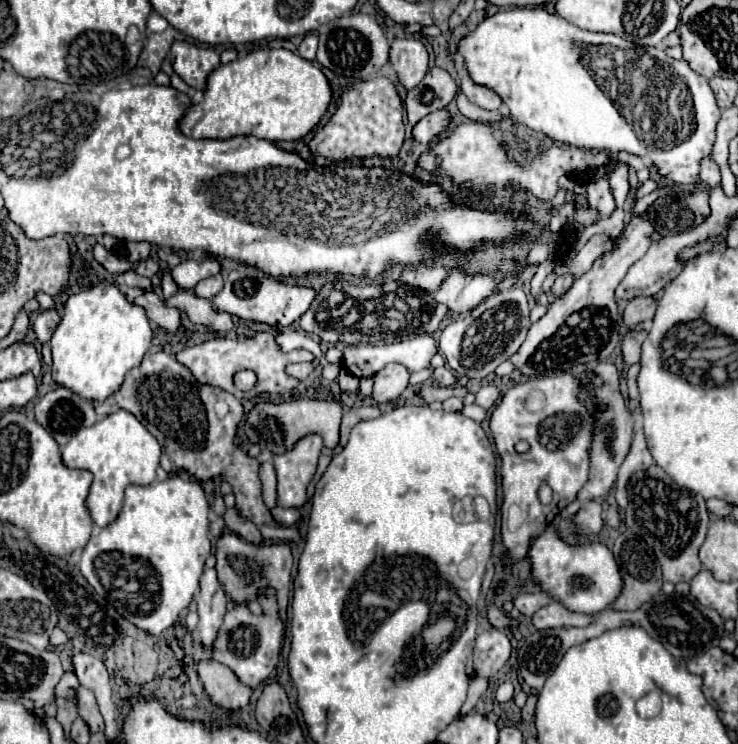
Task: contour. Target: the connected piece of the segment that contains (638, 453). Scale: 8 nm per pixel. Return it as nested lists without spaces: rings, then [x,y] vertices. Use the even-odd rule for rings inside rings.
[[[637,430],[635,432],[635,438],[633,438],[633,444],[631,444],[631,450],[619,470],[619,478],[615,482],[615,500],[621,508],[621,512],[625,510],[627,506],[627,494],[625,494],[625,484],[631,476],[631,472],[637,472],[637,470],[643,470],[647,466],[653,464],[653,456],[647,448],[647,442],[645,442],[645,436],[643,436],[643,430]]]

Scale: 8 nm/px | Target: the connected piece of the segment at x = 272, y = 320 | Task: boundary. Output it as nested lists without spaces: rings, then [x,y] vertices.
[[[241,266],[227,274],[223,290],[217,296],[213,296],[211,302],[215,310],[227,312],[239,320],[253,320],[253,322],[263,322],[269,326],[275,326],[275,324],[289,326],[295,320],[299,320],[299,316],[311,306],[313,298],[315,298],[313,288],[291,286],[271,276],[265,276],[261,270],[253,266]]]

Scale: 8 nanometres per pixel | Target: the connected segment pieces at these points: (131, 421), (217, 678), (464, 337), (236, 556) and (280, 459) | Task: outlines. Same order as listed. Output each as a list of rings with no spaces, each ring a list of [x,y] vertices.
[[[119,410],[111,416],[105,416],[103,420],[95,422],[89,428],[79,430],[69,444],[63,446],[63,464],[67,468],[81,468],[81,470],[89,470],[93,474],[93,484],[91,484],[91,492],[89,492],[89,500],[87,500],[87,508],[91,512],[91,518],[95,522],[97,528],[105,528],[109,526],[117,516],[119,510],[123,506],[123,490],[129,484],[139,484],[139,486],[147,486],[155,480],[155,470],[159,468],[159,456],[161,456],[161,446],[159,442],[149,434],[149,430],[127,410]]]
[[[201,660],[197,664],[199,678],[205,684],[205,690],[211,698],[213,704],[217,704],[223,710],[235,712],[241,710],[249,704],[251,698],[251,688],[239,682],[239,678],[223,664],[215,660]]]
[[[521,288],[501,290],[487,300],[483,300],[477,308],[467,312],[463,318],[451,322],[439,338],[439,352],[445,362],[459,374],[475,380],[487,378],[495,368],[509,360],[525,342],[525,336],[531,328],[529,320],[529,302],[527,294]]]
[[[223,532],[223,536],[217,542],[217,576],[219,584],[223,586],[227,598],[233,604],[245,604],[253,614],[261,614],[259,596],[265,594],[269,588],[275,590],[279,612],[285,614],[289,604],[289,592],[291,592],[291,546],[287,542],[275,542],[275,544],[251,544],[243,538],[235,536],[233,532]]]
[[[305,436],[291,452],[275,456],[277,470],[277,504],[283,508],[299,508],[307,502],[307,486],[317,470],[323,448],[319,436]]]

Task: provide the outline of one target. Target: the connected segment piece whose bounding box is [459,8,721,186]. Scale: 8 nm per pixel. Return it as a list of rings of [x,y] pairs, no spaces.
[[[513,8],[485,18],[461,40],[459,54],[465,58],[473,82],[497,92],[511,116],[527,128],[577,148],[623,150],[649,158],[659,176],[669,184],[701,184],[699,164],[713,150],[721,110],[707,78],[691,70],[685,60],[671,60],[655,48],[627,42],[615,34],[581,30],[543,8]]]

